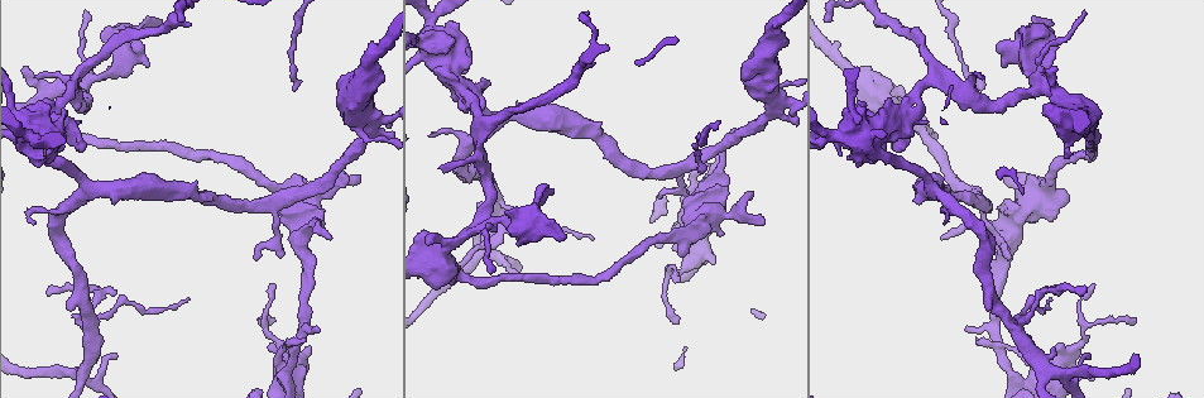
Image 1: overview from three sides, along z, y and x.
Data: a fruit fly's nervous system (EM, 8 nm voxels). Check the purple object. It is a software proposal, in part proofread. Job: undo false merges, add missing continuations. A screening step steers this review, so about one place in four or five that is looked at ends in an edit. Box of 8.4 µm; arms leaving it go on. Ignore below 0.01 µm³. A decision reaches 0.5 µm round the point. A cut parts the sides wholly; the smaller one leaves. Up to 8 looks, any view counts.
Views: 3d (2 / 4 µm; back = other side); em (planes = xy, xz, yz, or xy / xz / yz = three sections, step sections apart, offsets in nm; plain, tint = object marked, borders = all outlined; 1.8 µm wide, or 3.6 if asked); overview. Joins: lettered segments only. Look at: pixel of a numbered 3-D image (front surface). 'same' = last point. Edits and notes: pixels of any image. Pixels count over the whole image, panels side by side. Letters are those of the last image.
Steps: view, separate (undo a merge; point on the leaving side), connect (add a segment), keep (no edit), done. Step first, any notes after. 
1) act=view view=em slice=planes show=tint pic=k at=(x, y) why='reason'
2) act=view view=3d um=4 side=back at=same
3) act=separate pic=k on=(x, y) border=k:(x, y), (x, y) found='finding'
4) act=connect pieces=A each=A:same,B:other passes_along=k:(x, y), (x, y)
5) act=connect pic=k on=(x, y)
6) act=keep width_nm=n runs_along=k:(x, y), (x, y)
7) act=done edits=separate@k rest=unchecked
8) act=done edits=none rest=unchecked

act=view view=3d um=2 pic=1 at=(49, 294) why='tapers out'

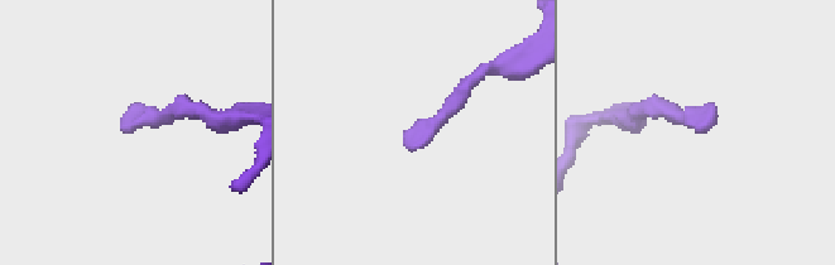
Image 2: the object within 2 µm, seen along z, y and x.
act=view view=em slice=yz step=8 show=borders pic=2 at=(702, 133)

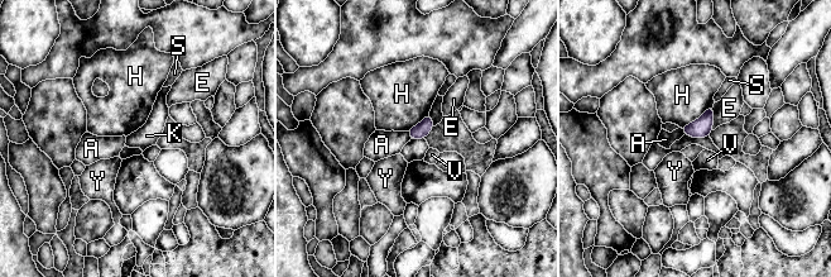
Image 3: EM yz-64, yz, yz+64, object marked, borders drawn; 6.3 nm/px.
act=keep each=A:other,E:other,H:other,K:other,S:other,V:other,Y:other found='no lettered segment goes on from it'

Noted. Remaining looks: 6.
act=view view=em slice=xz step=8 show=tint pic=1 at=(751, 192) why='branch stops here'

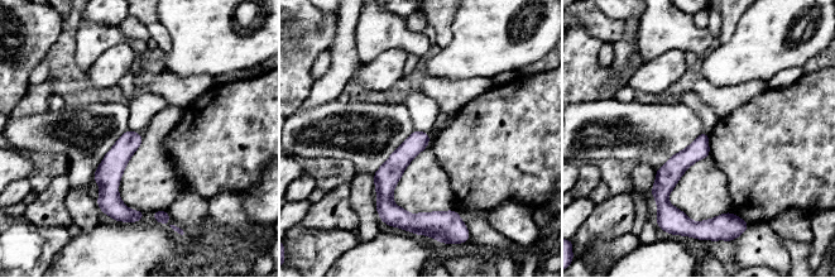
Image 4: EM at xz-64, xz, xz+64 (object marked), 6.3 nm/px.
act=view view=em slice=planes show=borders at=same

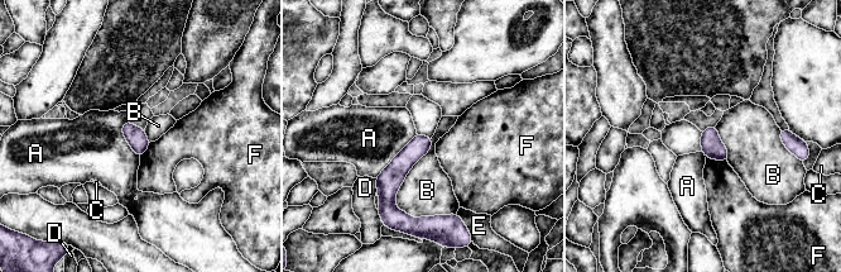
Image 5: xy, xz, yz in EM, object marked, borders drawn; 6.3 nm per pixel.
act=keep width_nm=120 each=A:other,B:other,C:other,D:other,E:other,F:other found='none of them fits'

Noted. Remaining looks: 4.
act=view view=3d um=4 pic=1 at=(771, 106) why='abrupt turn'

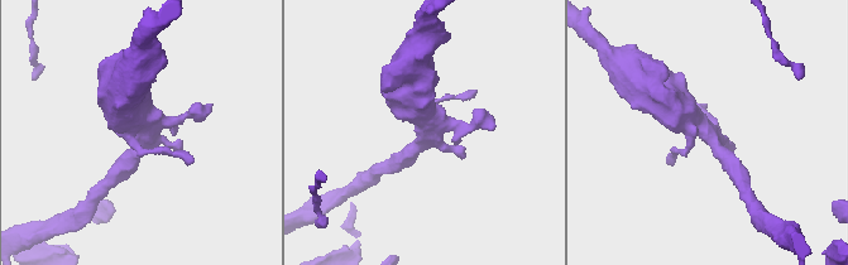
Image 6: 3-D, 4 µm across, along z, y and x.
act=view view=em um=3.6 slice=planes show=borders pic=6 at=(425, 133) arms=4

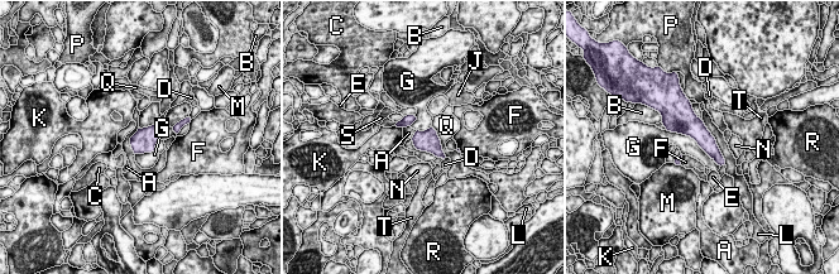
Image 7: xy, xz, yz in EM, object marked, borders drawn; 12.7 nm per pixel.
act=keep longest_contact=G:850nm each=A:other,B:other,C:other,D:other,E:other,F:other,G:other,J:other,K:other,L:other,M:other,N:other,P:other,Q:other,R:other,S:other,T:other found='one neuron here'

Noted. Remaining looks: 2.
act=done edits=none rest=unchecked

